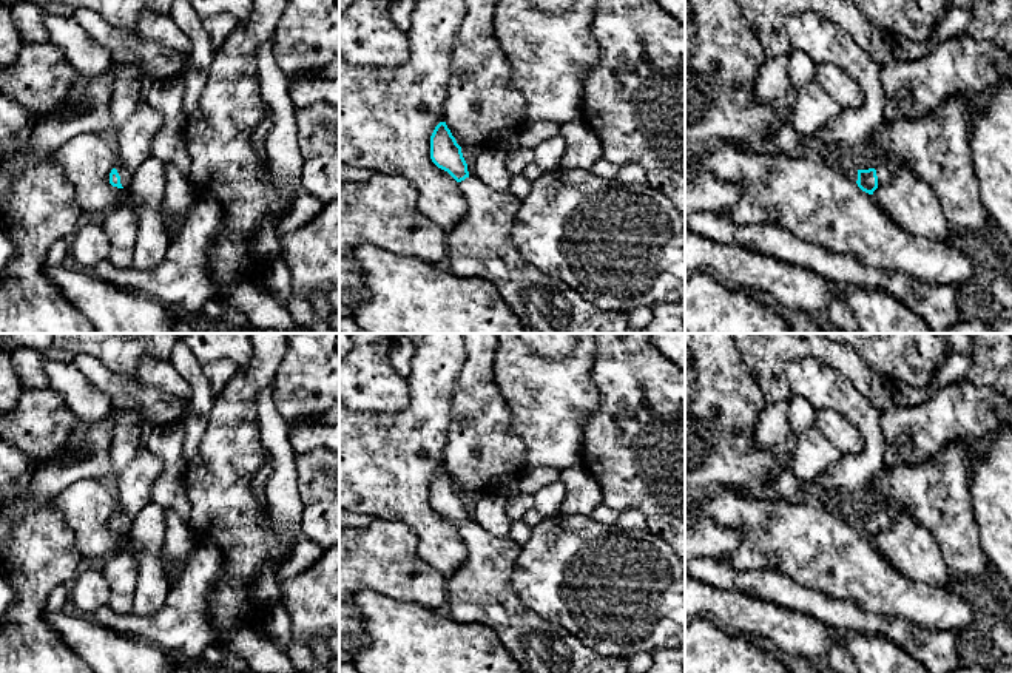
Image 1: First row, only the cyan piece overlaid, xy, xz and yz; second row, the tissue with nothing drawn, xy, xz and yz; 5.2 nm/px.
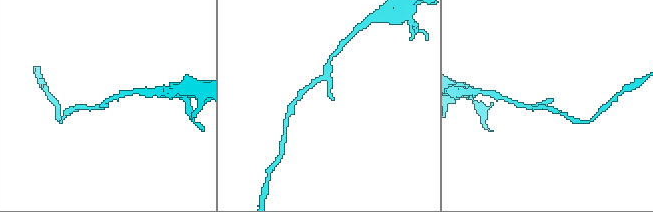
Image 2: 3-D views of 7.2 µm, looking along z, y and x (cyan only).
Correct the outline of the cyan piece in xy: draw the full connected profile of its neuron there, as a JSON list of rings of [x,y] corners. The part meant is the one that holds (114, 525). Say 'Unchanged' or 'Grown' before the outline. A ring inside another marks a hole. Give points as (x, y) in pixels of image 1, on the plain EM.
Grown. [[[140,443],[136,457],[117,474],[117,508],[110,519],[110,529],[128,534],[140,511],[153,503],[151,486],[164,472],[164,460]]]

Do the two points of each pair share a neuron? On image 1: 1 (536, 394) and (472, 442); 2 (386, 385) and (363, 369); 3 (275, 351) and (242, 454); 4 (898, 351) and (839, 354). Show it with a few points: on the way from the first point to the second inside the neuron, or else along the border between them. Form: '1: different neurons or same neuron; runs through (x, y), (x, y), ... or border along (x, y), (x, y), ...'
1: different neurons; border along (494, 380), (509, 409), (509, 428), (525, 446)
2: same neuron; runs through (380, 385), (369, 375)
3: same neuron; runs through (253, 377), (241, 389), (236, 402), (236, 428)
4: different neurons; border along (852, 349), (873, 372)

